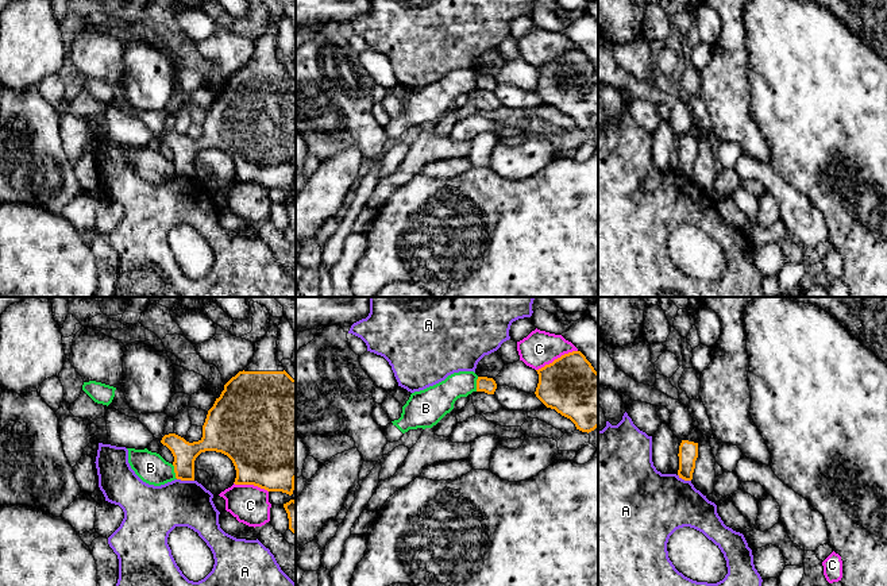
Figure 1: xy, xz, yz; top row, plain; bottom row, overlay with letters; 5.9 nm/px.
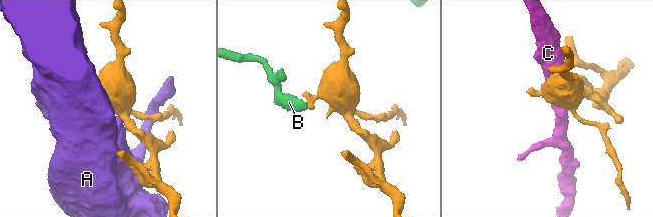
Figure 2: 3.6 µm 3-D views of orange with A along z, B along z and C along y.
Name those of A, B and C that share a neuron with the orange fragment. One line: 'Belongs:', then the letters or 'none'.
Belongs: none

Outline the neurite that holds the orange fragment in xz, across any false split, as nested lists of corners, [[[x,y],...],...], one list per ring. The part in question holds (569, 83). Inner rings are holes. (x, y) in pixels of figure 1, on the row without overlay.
[[[572,49],[536,68],[536,95],[551,107],[570,116],[576,127],[591,130],[598,124],[598,70],[581,49]]]

